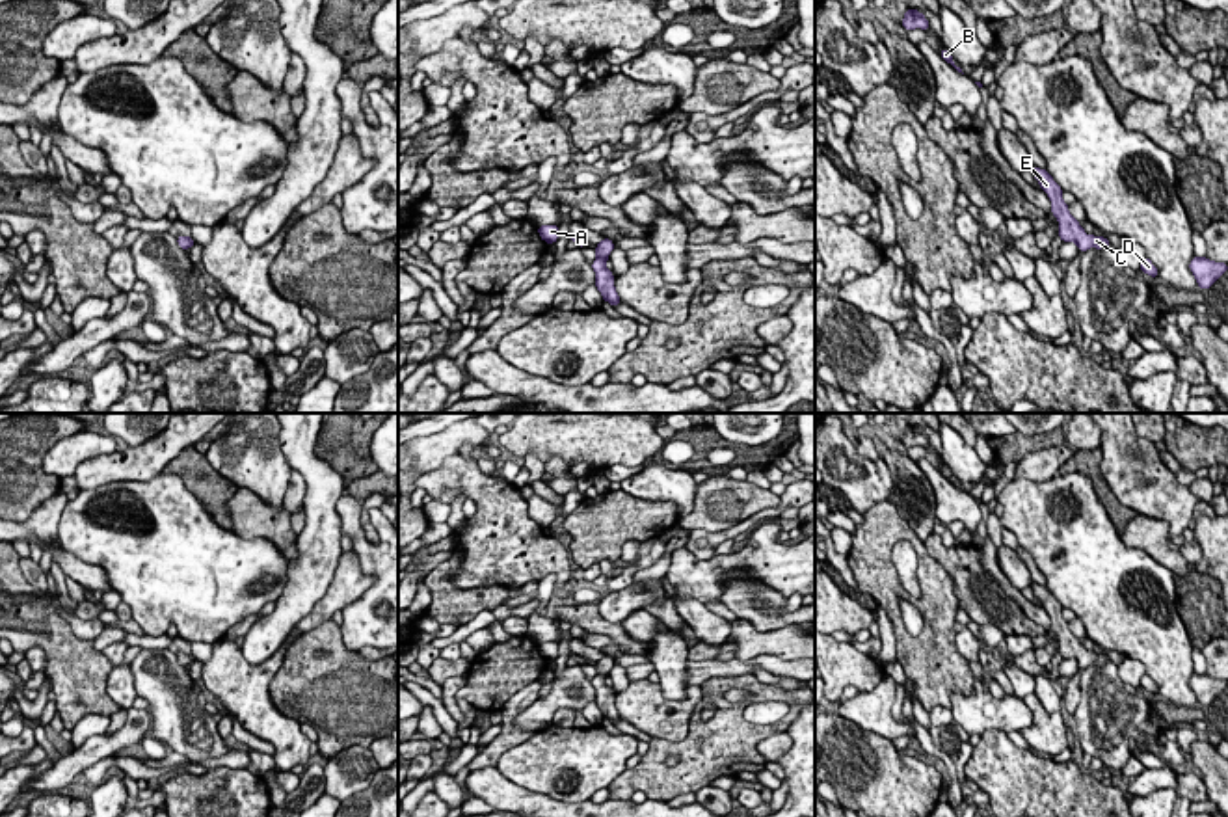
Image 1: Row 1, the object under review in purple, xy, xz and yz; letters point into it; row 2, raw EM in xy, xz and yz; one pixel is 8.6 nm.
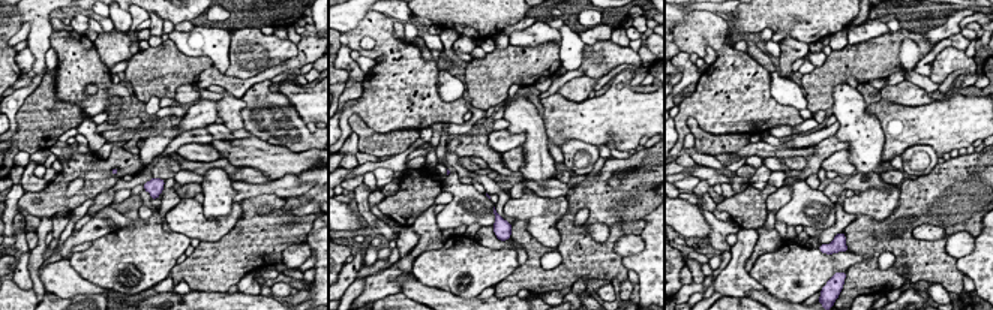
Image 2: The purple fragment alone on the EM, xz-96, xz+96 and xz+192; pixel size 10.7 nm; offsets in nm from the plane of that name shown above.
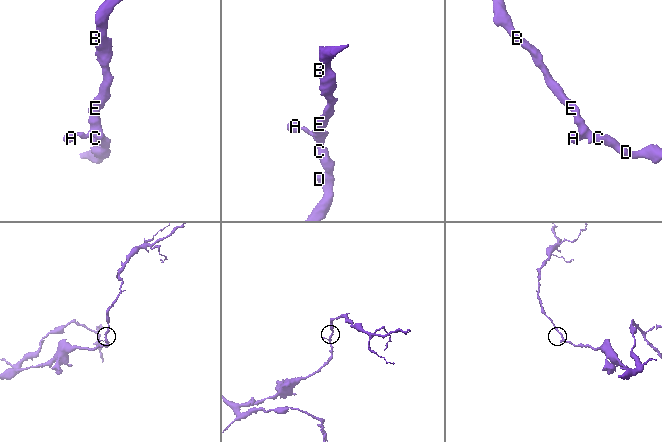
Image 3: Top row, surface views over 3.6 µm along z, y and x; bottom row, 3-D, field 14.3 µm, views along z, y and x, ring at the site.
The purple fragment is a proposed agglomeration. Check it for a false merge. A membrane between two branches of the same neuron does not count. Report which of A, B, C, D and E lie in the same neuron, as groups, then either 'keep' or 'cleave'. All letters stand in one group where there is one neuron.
groups A B C D E; keep

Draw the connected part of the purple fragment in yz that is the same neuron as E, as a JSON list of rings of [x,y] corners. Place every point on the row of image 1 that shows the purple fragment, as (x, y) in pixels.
[[[1031,166],[1031,171],[1051,201],[1051,214],[1059,221],[1057,233],[1062,242],[1075,242],[1081,253],[1085,253],[1088,248],[1101,249],[1105,246],[1111,246],[1105,236],[1088,236],[1085,233],[1079,221],[1070,214],[1068,205],[1062,201],[1062,188],[1053,181],[1053,177],[1046,169]]]

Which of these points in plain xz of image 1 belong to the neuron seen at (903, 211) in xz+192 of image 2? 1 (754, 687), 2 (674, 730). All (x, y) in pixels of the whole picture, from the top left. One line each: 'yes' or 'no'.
1: yes
2: no

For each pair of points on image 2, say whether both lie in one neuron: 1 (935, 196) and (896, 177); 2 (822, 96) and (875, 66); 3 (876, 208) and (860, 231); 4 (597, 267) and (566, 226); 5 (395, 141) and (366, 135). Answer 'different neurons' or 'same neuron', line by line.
1: different neurons
2: same neuron
3: different neurons
4: same neuron
5: same neuron

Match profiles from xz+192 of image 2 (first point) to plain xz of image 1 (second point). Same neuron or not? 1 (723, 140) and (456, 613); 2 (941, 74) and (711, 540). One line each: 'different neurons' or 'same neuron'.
1: same neuron
2: different neurons

